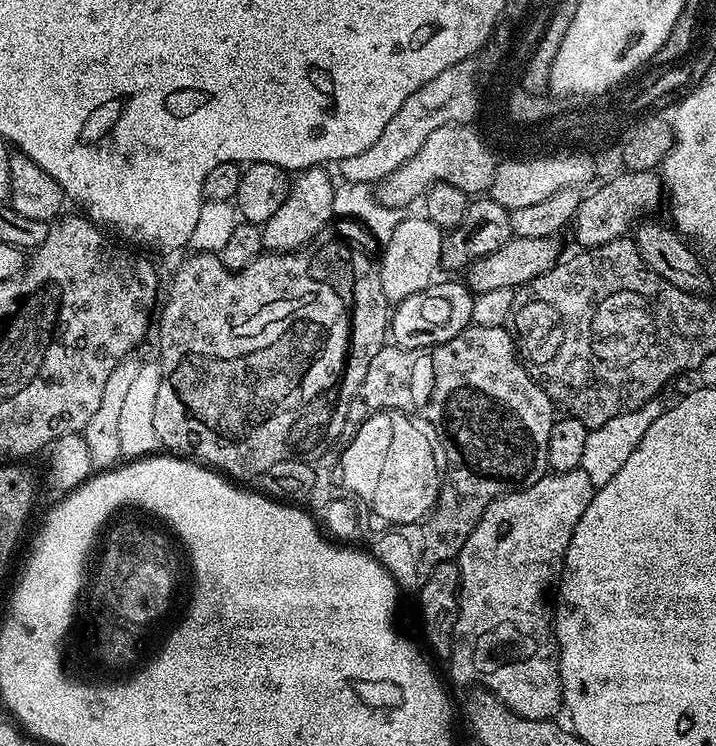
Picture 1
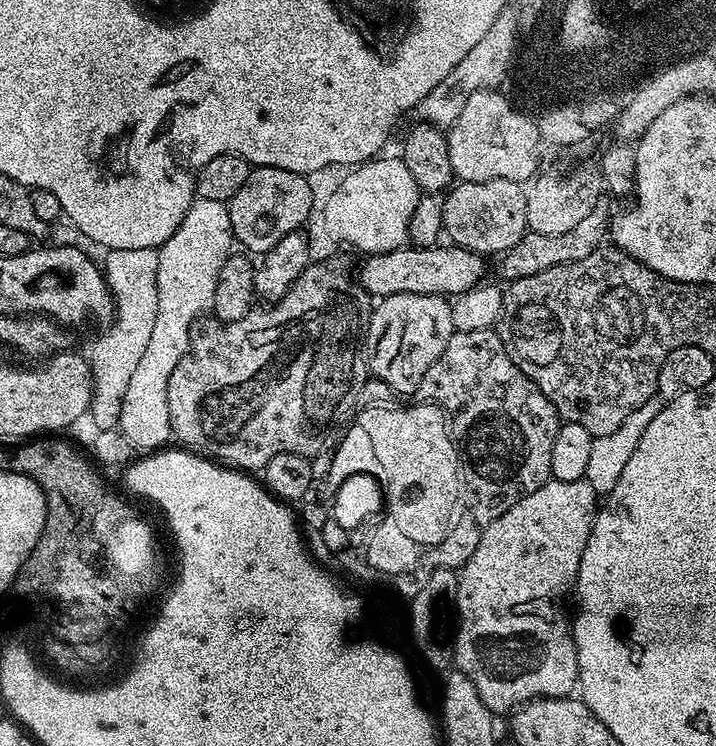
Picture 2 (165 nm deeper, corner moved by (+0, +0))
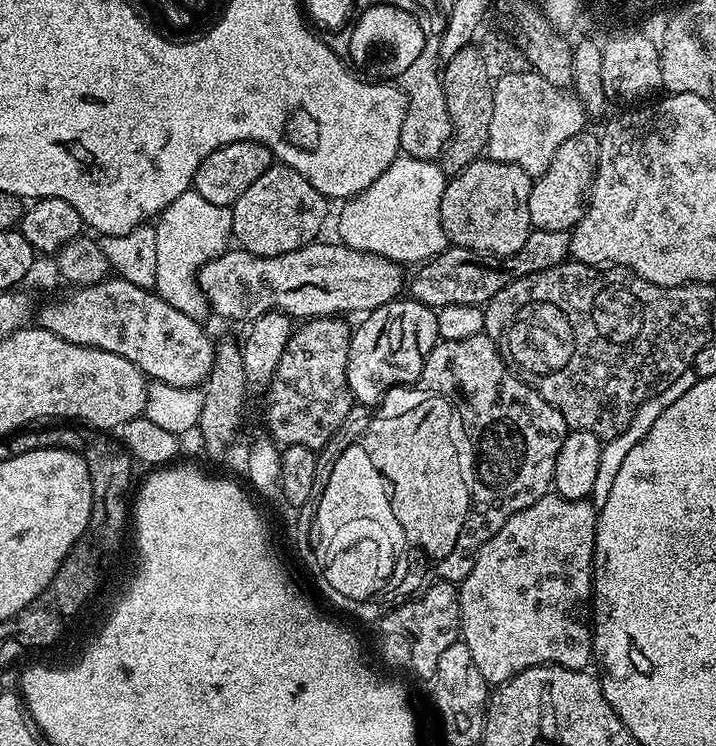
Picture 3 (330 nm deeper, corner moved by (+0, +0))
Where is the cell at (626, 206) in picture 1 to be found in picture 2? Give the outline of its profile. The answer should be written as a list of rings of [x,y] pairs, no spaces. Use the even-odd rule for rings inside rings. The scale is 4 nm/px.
[[[601,202],[578,222],[578,226],[566,234],[538,234],[525,232],[524,236],[510,250],[506,250],[500,257],[500,276],[504,282],[511,282],[518,278],[530,278],[530,274],[538,274],[542,270],[550,270],[550,266],[566,266],[570,262],[582,262],[589,254],[594,254],[606,240],[610,232],[610,212],[608,216],[607,203]]]

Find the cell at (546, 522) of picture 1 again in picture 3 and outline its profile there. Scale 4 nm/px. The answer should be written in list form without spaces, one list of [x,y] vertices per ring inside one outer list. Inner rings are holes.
[[[549,494],[538,498],[538,502],[534,502],[534,506],[526,506],[526,510],[518,510],[518,514],[509,518],[506,526],[502,526],[502,530],[498,530],[498,534],[494,534],[494,538],[490,538],[490,542],[486,542],[478,550],[470,574],[466,574],[466,578],[458,586],[460,634],[464,644],[470,646],[470,654],[474,657],[474,666],[478,666],[478,671],[482,673],[482,678],[489,686],[505,684],[507,680],[514,678],[522,670],[533,668],[539,664],[557,664],[570,670],[584,670],[589,667],[588,663],[590,665],[593,663],[593,625],[590,623],[590,601],[592,598],[592,555],[596,545],[597,515],[596,505],[588,500],[567,500],[561,496]]]

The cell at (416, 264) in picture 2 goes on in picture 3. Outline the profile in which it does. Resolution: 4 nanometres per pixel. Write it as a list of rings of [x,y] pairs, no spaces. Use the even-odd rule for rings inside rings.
[[[313,242],[305,248],[277,256],[255,256],[253,252],[232,251],[226,250],[221,256],[206,262],[196,275],[196,280],[200,283],[200,292],[207,298],[209,309],[213,313],[217,312],[224,320],[251,322],[262,318],[268,312],[284,312],[293,318],[348,314],[344,312],[367,314],[378,306],[397,299],[403,293],[400,291],[403,288],[405,291],[406,288],[405,269],[399,263],[376,253],[348,248],[346,245]]]

